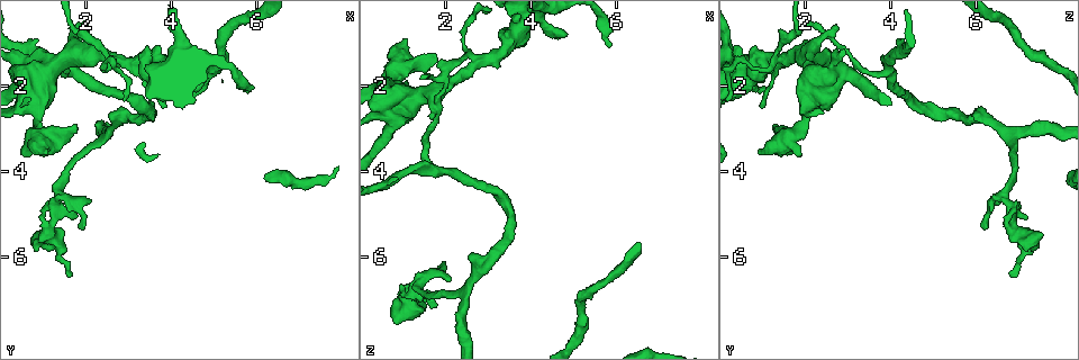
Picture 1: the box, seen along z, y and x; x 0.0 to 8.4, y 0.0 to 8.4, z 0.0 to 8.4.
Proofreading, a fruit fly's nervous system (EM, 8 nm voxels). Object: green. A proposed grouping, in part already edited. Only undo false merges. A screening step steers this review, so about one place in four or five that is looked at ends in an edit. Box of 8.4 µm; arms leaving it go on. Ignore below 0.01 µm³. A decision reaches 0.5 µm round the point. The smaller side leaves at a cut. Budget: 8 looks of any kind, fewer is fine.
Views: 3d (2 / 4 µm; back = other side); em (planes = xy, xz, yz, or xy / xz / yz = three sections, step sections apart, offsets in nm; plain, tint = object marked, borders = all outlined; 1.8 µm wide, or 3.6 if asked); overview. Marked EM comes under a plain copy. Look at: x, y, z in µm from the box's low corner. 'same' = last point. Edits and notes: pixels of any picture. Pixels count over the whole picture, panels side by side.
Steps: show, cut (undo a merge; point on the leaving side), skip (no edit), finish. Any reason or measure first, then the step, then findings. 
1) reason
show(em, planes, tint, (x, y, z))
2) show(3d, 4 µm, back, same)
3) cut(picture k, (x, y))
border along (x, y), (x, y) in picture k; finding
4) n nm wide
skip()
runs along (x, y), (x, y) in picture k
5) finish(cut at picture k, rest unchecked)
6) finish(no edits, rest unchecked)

three-way junction
show(3d, 2 µm, (1.75, 1.70, 3.95))

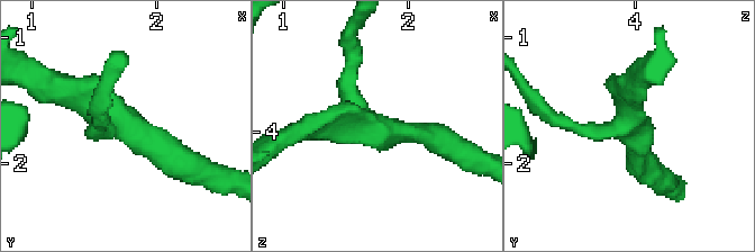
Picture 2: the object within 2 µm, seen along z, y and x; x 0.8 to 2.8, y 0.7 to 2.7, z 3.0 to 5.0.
3 arms; shape alone is not enough
show(em, planes, tint, (1.70, 1.70, 3.90))

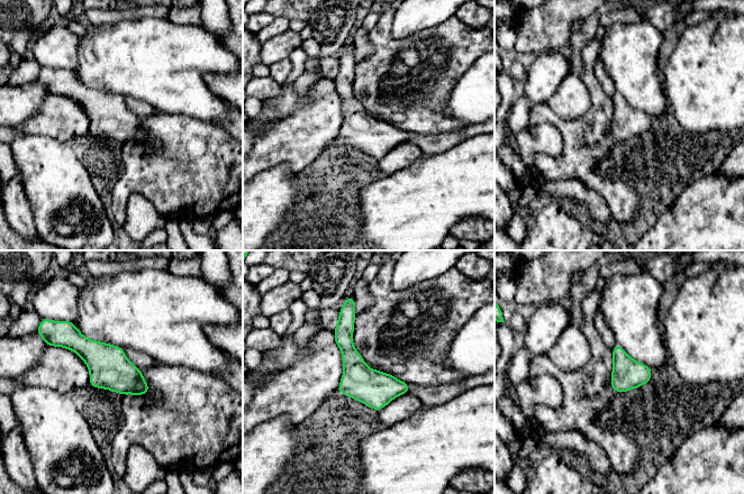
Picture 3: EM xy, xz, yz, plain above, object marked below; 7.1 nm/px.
220 nm wide
skip()
runs along (352, 311), (346, 347), (379, 406) in picture 3; all the same neuron

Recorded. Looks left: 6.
three-way junction
show(em, xy, step 8, tint, (1.35, 4.50, 6.70))

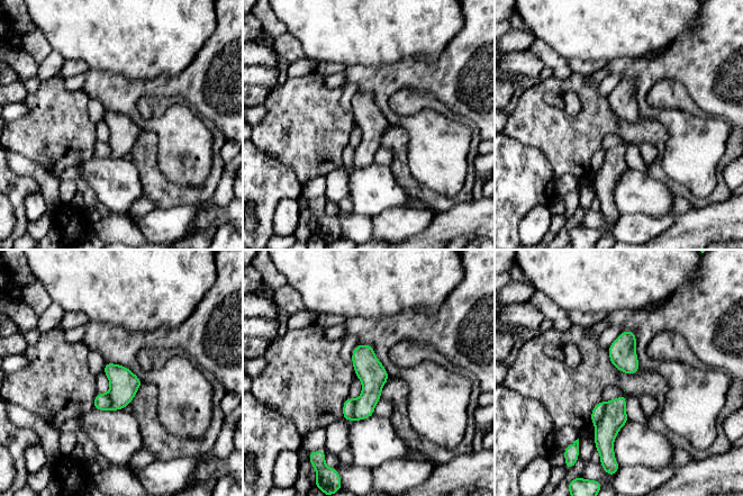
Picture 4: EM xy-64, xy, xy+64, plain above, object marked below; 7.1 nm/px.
cut it another way
show(em, planes, tint, same)

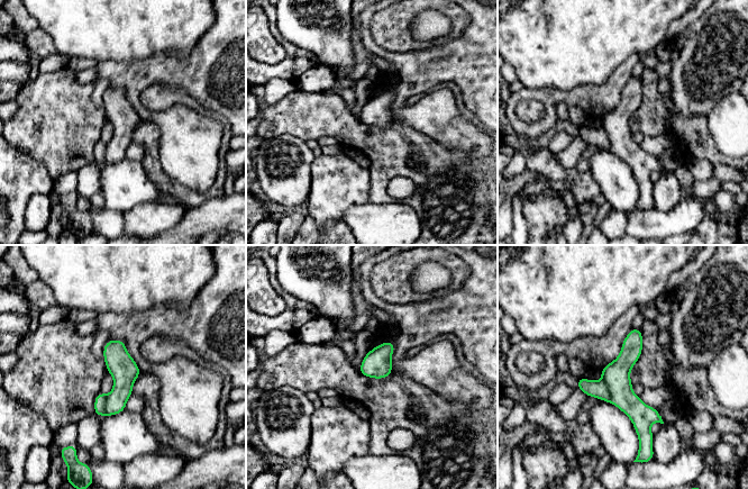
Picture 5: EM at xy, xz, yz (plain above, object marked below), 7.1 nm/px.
skip()
one neuron here

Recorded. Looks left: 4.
calibre changes
show(3d, 2 µm, back, (2.75, 1.35, 1.50))

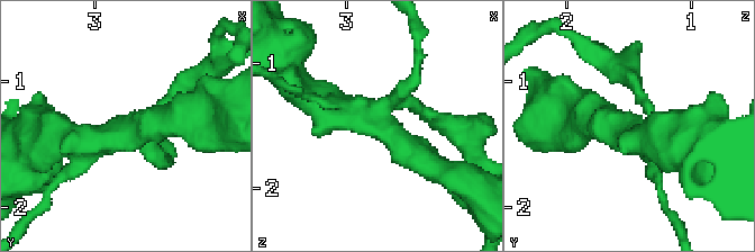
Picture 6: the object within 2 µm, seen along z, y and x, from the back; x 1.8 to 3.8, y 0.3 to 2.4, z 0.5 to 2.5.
4 arms; shape alone is not enough
show(em, planes, tint, (2.72, 1.38, 1.46))

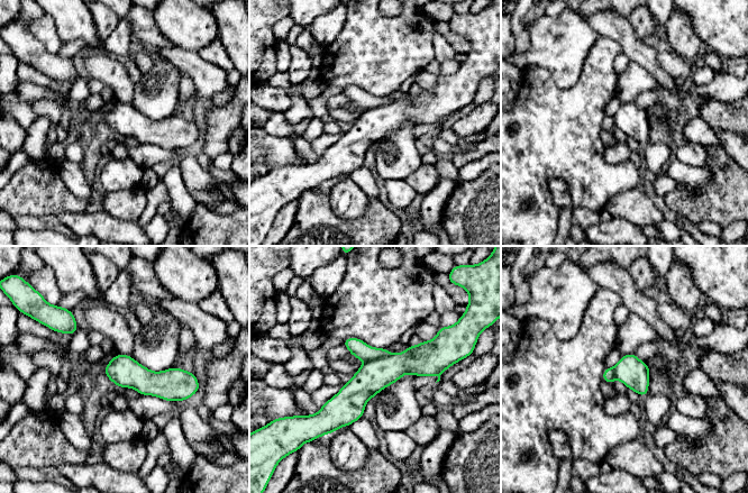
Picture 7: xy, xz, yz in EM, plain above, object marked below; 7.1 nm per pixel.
cut(picture 7, (359, 349))
border along (389, 354), (366, 362) in picture 7; two neurons meet here

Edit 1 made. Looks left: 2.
finish(cut at picture 7, rest unchecked)

